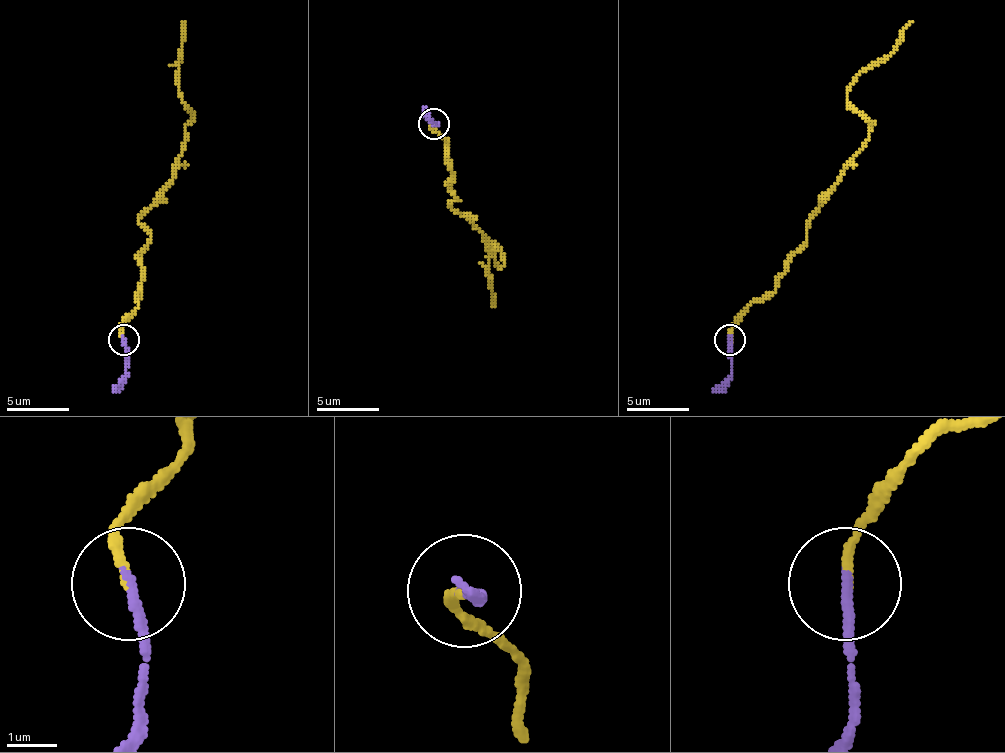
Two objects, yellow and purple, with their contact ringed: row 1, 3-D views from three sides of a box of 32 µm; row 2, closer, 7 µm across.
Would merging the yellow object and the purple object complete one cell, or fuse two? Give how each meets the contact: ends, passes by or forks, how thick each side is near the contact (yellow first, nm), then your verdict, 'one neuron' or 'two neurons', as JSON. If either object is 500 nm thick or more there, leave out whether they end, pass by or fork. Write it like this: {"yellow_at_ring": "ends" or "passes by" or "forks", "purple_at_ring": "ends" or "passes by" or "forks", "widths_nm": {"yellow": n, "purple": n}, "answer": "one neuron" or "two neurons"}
{"yellow_at_ring": "ends", "purple_at_ring": "ends", "widths_nm": {"yellow": 170, "purple": 200}, "answer": "one neuron"}

